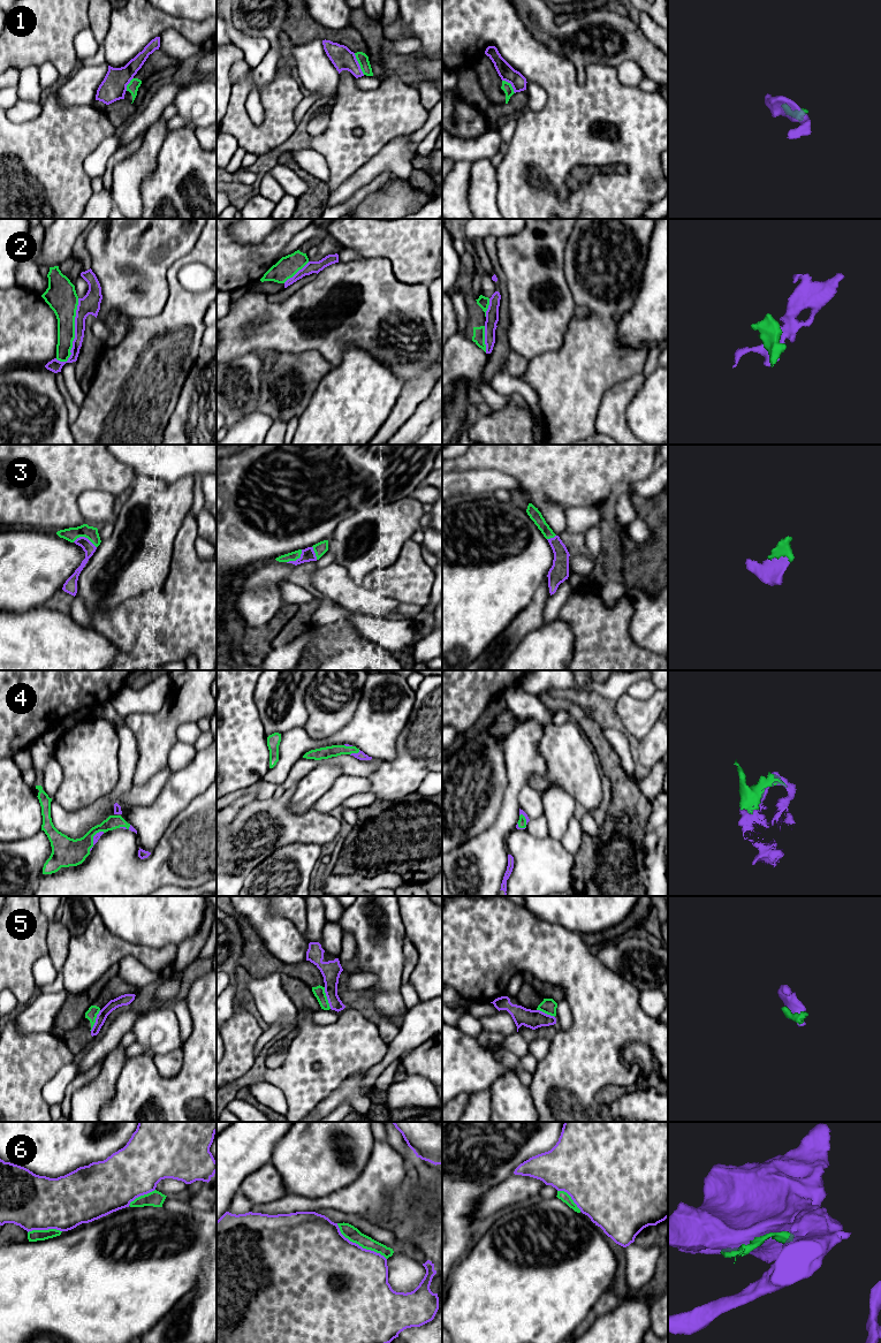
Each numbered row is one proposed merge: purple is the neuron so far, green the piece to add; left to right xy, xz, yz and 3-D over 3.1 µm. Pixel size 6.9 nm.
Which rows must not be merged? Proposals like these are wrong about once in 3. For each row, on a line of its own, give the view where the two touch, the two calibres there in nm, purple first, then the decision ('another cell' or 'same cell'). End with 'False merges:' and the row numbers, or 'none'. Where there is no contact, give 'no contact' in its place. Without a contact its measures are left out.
1: contact in xz; calibres 160 and 80 nm; another cell
2: contact in xy; calibres 140 and 200 nm; another cell
3: contact in xy; calibres 80 and 90 nm; same cell
4: contact in xz; calibres 60 and 80 nm; same cell
5: contact in xz; calibres 140 and 80 nm; another cell
6: contact in xz; calibres 500 and 100 nm; another cell
False merges: 1, 2, 5, 6

